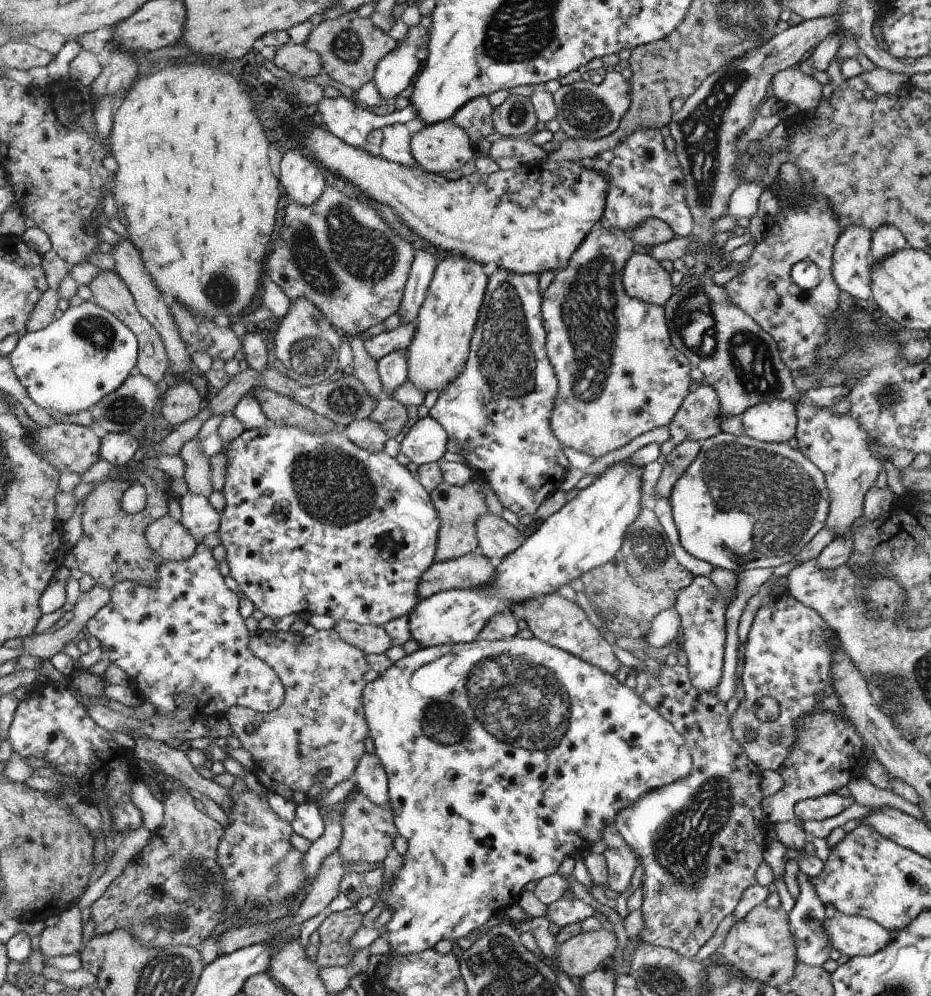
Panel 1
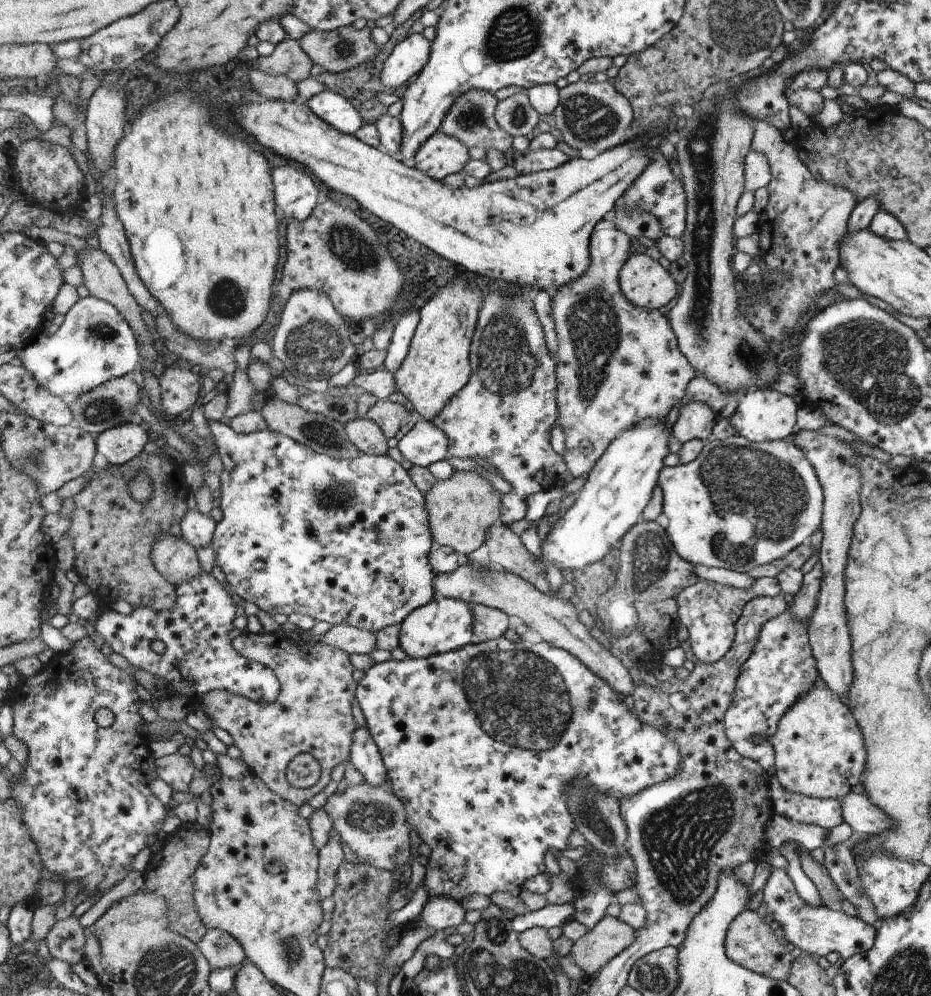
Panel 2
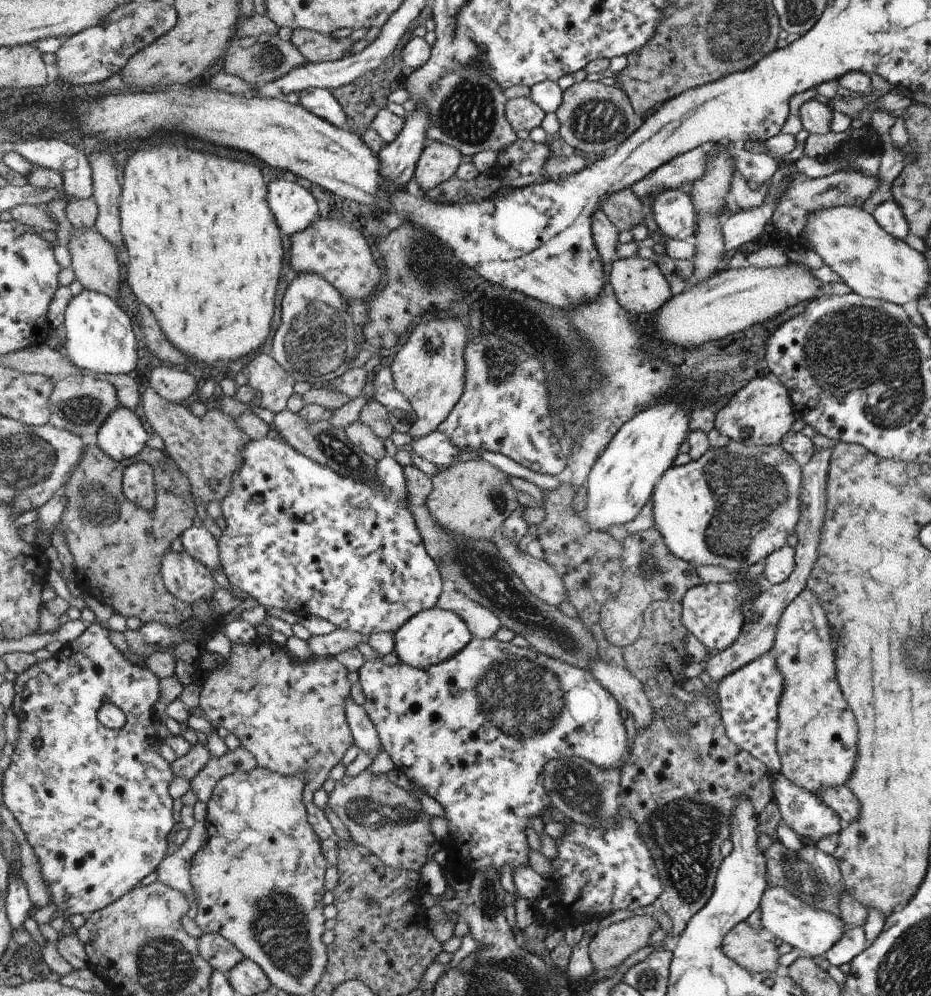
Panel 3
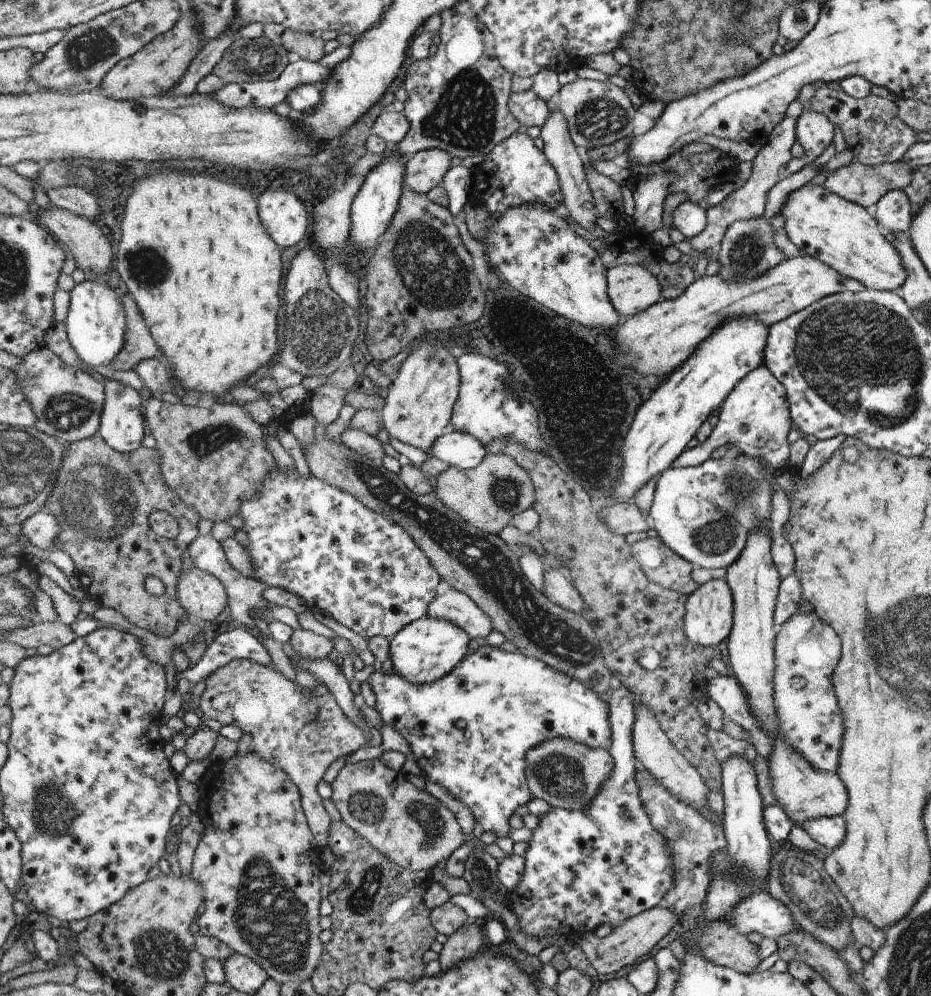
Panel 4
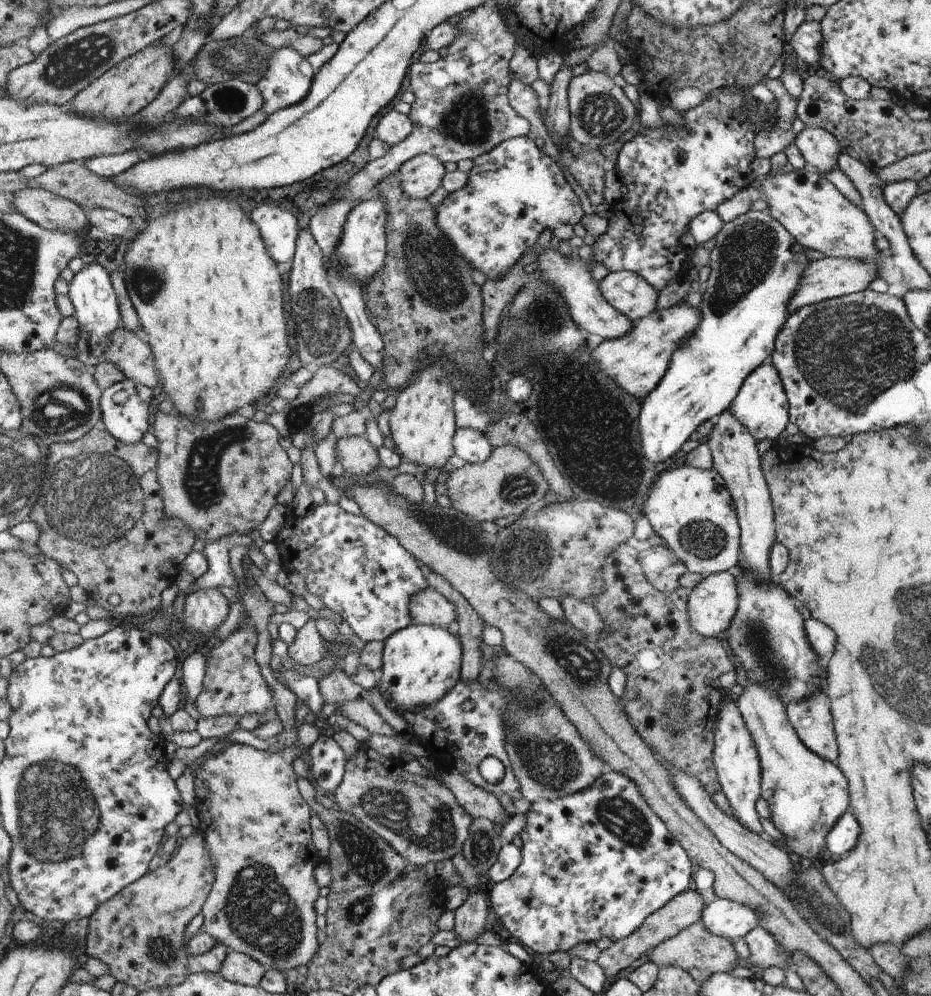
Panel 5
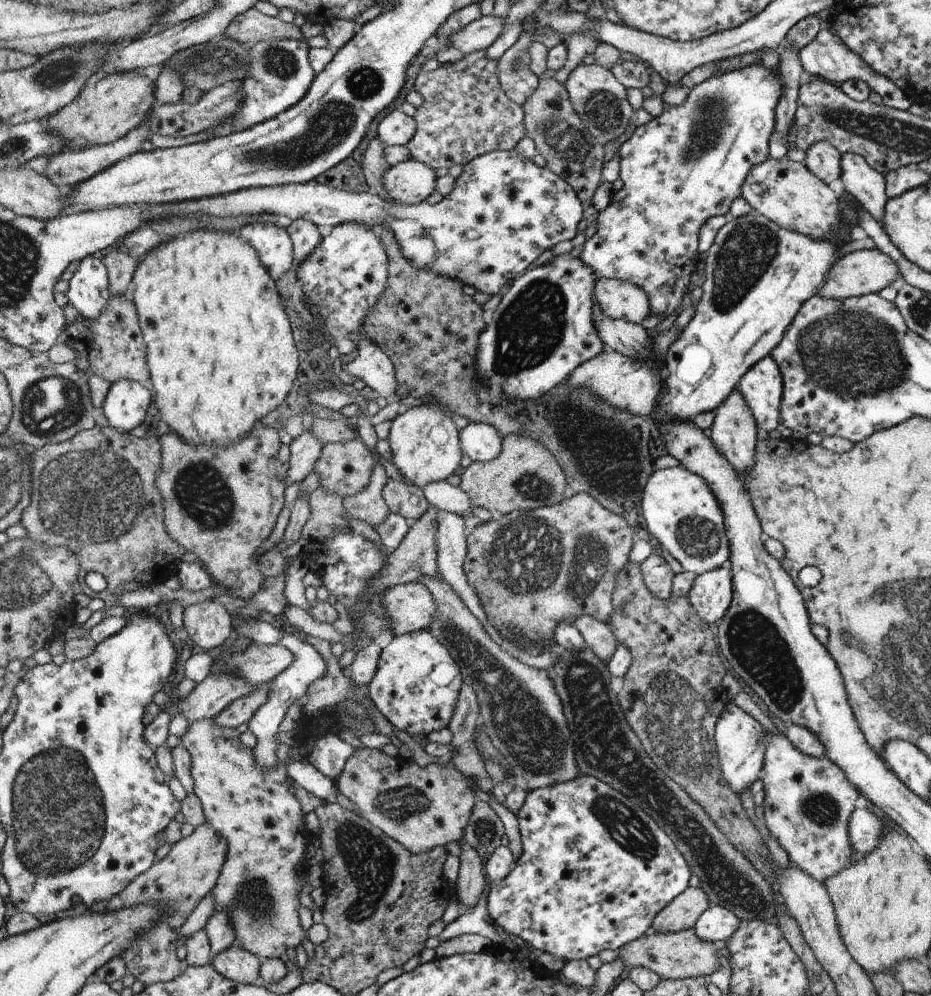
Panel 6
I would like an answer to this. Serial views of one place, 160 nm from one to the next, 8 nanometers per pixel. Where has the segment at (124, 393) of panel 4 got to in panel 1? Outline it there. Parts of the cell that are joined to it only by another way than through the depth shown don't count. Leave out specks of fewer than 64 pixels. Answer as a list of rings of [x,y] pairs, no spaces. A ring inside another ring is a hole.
[[[101,433],[100,458],[110,464],[124,467],[133,461],[138,450],[138,438],[129,433]]]

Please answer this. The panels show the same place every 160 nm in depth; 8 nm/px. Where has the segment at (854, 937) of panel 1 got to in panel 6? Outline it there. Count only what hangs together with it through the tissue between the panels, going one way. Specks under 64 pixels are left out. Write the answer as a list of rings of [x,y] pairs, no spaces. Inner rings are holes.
[[[711,903],[692,929],[703,941],[728,940],[740,927],[741,919],[732,910]]]

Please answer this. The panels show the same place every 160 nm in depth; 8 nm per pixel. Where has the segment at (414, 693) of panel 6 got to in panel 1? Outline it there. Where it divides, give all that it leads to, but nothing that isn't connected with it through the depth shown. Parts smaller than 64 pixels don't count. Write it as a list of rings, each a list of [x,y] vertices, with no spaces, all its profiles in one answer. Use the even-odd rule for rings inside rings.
[[[622,461],[610,466],[548,520],[540,521],[536,532],[512,554],[496,562],[497,572],[486,586],[468,590],[452,588],[421,599],[408,615],[412,639],[420,648],[473,642],[490,618],[510,611],[514,604],[558,593],[560,586],[610,563],[621,552],[628,526],[640,514],[642,484],[640,466]]]

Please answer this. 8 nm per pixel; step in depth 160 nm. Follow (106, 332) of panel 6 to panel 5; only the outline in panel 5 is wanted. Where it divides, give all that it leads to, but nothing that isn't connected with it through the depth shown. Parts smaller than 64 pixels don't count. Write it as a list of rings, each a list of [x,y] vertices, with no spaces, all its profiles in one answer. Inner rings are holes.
[[[124,326],[117,328],[109,340],[108,350],[100,360],[114,363],[126,379],[159,391],[161,378],[157,372],[153,351],[139,333]]]

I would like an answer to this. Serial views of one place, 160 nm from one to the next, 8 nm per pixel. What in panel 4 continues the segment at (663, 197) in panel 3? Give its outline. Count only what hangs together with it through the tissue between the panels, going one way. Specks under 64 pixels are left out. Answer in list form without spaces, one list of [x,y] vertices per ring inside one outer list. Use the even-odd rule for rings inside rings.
[[[692,200],[679,204],[672,212],[672,228],[678,229],[688,240],[701,235],[708,223],[708,213]]]

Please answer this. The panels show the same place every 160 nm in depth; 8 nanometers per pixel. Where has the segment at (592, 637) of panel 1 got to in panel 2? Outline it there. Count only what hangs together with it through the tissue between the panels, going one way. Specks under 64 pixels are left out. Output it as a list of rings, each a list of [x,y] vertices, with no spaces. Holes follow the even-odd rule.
[[[463,558],[461,566],[450,574],[436,574],[433,588],[436,590],[436,599],[454,598],[468,601],[470,605],[478,604],[502,610],[508,616],[517,616],[524,621],[526,626],[540,634],[543,641],[554,647],[565,649],[588,669],[610,684],[610,687],[617,693],[625,697],[632,695],[636,687],[636,679],[628,669],[622,665],[618,657],[606,648],[602,648],[588,632],[588,628],[578,620],[578,607],[574,606],[570,600],[558,598],[557,595],[549,593],[546,595],[534,588],[529,581],[524,580],[516,574],[505,572],[501,568],[482,568],[478,570],[470,559]]]

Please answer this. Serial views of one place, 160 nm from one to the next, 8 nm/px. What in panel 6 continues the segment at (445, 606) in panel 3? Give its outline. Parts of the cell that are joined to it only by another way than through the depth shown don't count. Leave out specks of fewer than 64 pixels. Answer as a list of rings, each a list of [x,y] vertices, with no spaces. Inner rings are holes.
[[[416,581],[394,585],[385,589],[381,598],[394,636],[429,628],[435,602],[424,585]]]

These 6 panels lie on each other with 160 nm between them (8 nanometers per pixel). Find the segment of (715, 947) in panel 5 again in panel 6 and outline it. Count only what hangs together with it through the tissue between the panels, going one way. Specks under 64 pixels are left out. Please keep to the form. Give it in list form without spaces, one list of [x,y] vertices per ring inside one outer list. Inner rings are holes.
[[[688,929],[680,932],[651,932],[642,936],[640,939],[633,940],[632,943],[626,943],[624,947],[618,949],[618,958],[626,963],[626,966],[642,967],[654,971],[662,979],[685,979],[709,976],[714,971],[719,970],[720,955],[710,941],[703,941],[697,936],[694,929]]]

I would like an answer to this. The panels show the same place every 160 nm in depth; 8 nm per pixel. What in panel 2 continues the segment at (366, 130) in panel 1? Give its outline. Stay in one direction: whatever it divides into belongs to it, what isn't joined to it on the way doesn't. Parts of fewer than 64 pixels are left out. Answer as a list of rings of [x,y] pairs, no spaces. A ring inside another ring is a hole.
[[[324,90],[307,101],[307,106],[339,132],[352,135],[364,126],[360,110],[356,110],[344,96]]]

